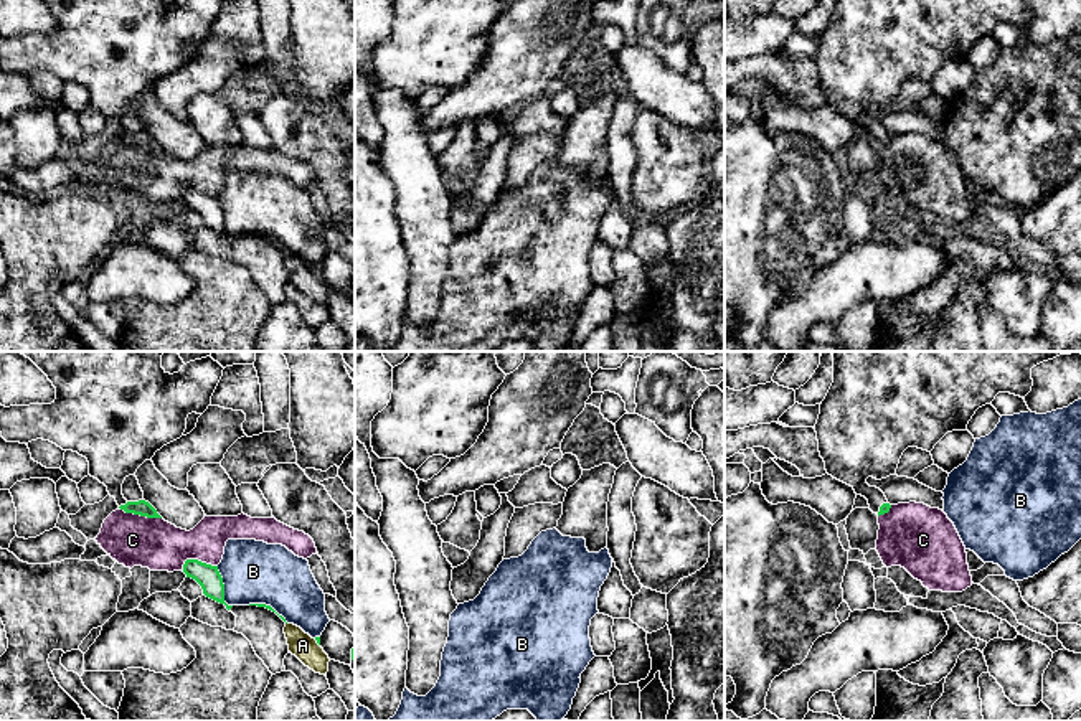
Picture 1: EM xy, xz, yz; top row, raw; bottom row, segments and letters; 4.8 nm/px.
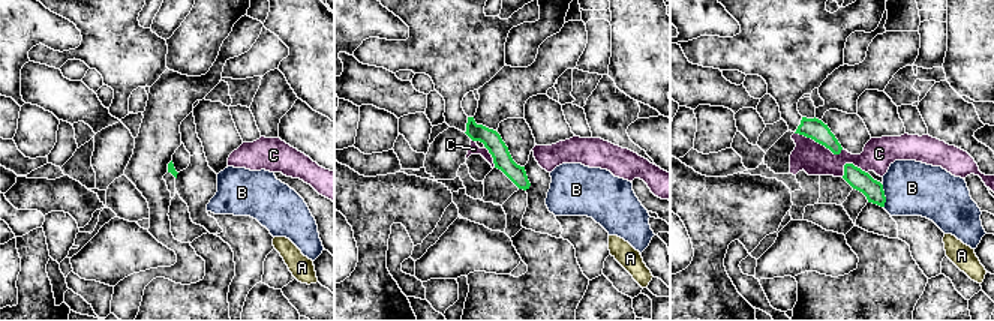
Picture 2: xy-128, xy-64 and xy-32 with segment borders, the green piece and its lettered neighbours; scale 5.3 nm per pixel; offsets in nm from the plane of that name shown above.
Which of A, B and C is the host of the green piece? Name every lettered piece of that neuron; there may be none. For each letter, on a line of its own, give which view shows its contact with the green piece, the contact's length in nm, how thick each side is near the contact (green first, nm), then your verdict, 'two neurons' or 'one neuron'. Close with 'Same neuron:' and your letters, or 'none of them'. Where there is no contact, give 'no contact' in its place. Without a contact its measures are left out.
A: contact in xy; length 50 nm; calibres 20 and 120 nm; two neurons
B: contact in xy; length 220 nm; calibres 120 and 300 nm; two neurons
C: contact in xy; length 220 nm; calibres 80 and 260 nm; two neurons
Same neuron: none of them

